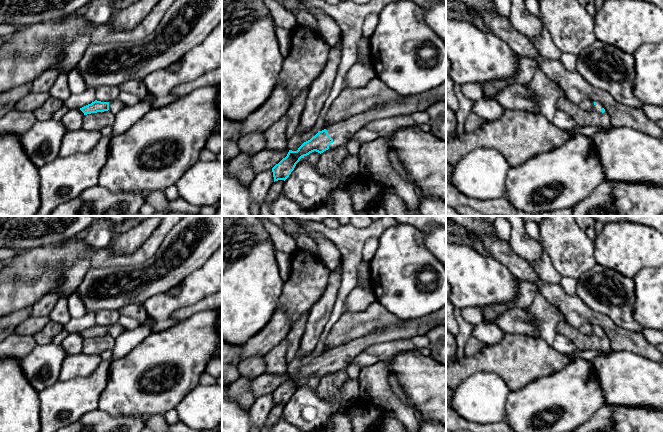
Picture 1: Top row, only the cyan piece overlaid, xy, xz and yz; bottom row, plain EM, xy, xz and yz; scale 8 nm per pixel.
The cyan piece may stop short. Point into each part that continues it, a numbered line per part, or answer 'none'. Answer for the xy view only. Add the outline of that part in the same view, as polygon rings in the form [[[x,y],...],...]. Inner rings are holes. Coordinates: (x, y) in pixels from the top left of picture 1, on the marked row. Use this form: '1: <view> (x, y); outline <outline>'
1: xy (115, 106); outline [[[116,99],[116,100],[109,102],[109,110],[108,111],[116,114],[119,111],[121,111],[123,107],[125,107],[123,105],[123,103],[119,99]]]

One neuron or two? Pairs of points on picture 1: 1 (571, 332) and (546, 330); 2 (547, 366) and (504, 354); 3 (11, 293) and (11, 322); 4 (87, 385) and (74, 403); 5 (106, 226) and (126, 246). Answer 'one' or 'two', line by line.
1: two
2: one
3: two
4: one
5: two

